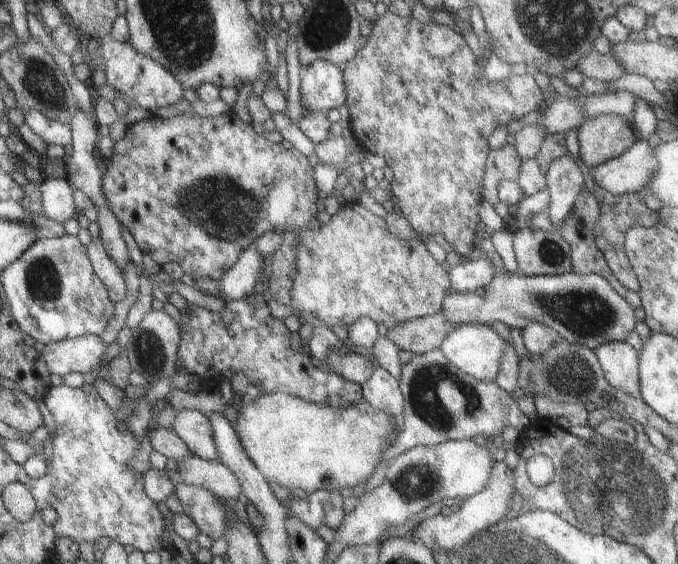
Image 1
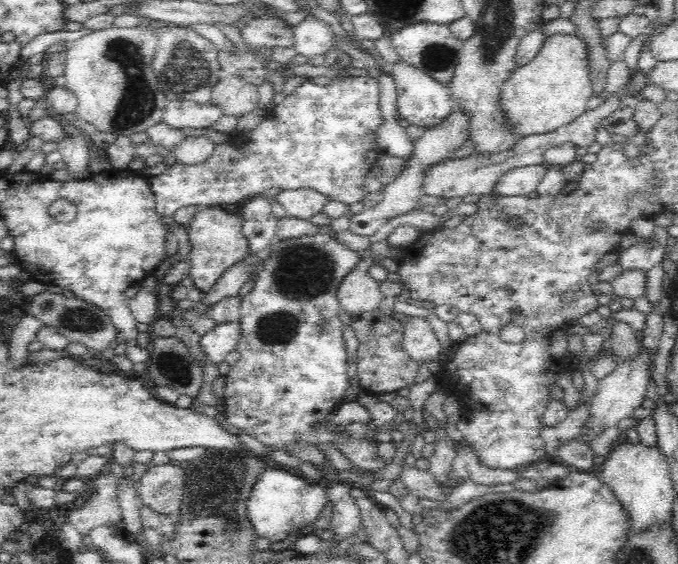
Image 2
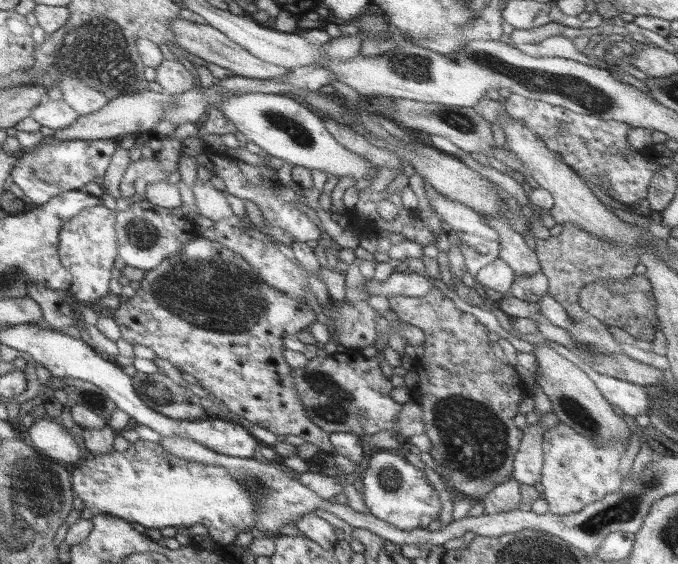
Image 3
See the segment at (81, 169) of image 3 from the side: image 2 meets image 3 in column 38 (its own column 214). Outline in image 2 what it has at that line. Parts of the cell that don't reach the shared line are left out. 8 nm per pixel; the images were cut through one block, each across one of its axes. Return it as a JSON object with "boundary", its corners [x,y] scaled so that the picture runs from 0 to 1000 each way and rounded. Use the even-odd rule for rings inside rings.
{"boundary":[[[499,135],[496,138],[490,138],[490,145],[487,145],[487,152],[469,152],[469,149],[463,149],[463,145],[457,145],[457,142],[451,142],[431,170],[425,170],[419,181],[413,181],[407,191],[401,191],[401,195],[395,195],[395,202],[392,202],[392,213],[386,213],[386,220],[381,220],[381,227],[375,227],[375,230],[369,230],[369,234],[363,234],[360,238],[360,245],[357,245],[357,259],[339,259],[336,252],[333,255],[319,255],[319,262],[316,262],[316,273],[304,284],[304,287],[298,287],[298,291],[289,291],[289,294],[274,294],[274,291],[254,291],[254,294],[248,294],[248,301],[242,305],[242,309],[236,309],[236,312],[224,312],[221,316],[221,337],[224,337],[224,344],[227,344],[227,351],[230,351],[230,376],[239,383],[239,387],[254,387],[265,369],[274,369],[274,365],[289,365],[289,369],[322,369],[322,365],[330,365],[330,362],[363,362],[366,355],[375,355],[378,348],[386,348],[389,340],[395,340],[395,344],[401,344],[401,333],[407,333],[407,337],[466,337],[466,340],[472,340],[472,344],[478,344],[487,358],[504,358],[504,362],[513,362],[513,365],[519,365],[519,362],[528,362],[528,358],[534,358],[543,344],[537,340],[537,316],[540,316],[540,309],[543,305],[549,305],[549,294],[558,287],[558,280],[566,273],[563,266],[560,266],[560,259],[558,259],[558,245],[555,245],[555,234],[558,234],[558,227],[563,223],[563,160],[560,160],[560,149],[558,149],[558,142],[552,142],[552,138],[546,138],[546,135],[528,135],[528,138],[519,138],[519,142],[499,142]]]}

